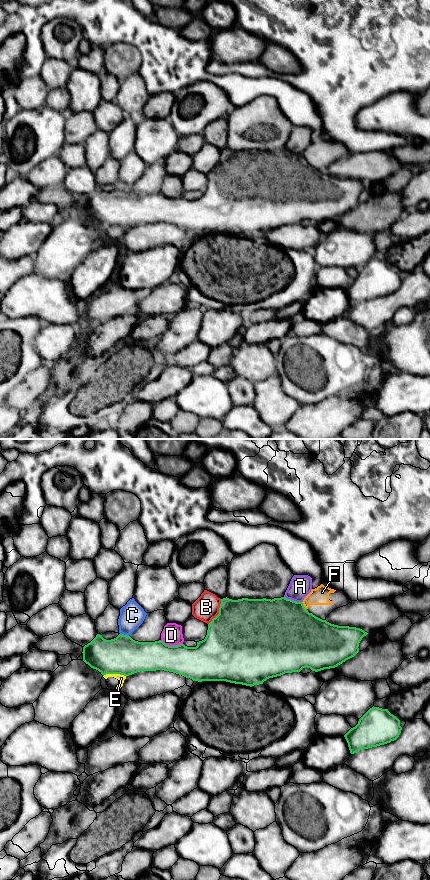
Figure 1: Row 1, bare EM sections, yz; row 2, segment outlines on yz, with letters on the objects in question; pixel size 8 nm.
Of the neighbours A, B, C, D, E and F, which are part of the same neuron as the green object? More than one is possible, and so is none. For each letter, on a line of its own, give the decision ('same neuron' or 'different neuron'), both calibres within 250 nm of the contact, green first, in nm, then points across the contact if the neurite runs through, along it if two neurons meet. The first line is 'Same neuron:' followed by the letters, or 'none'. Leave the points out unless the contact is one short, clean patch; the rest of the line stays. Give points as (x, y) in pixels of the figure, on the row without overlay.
Same neuron: none
A: different neuron; 500 nm thick on the green side, 180 nm on the other
B: different neuron; 500 nm thick on the green side, 200 nm on the other
C: different neuron; 300 nm thick on the green side, 200 nm on the other; border along yz (120, 185), (128, 187)
D: different neuron; 280 nm thick on the green side, 160 nm on the other; border along yz (160, 192), (169, 197), (179, 197), (182, 195)
E: different neuron; 300 nm thick on the green side, 60 nm on the other
F: different neuron; 500 nm thick on the green side, 140 nm on the other; border along yz (301, 154), (306, 161)

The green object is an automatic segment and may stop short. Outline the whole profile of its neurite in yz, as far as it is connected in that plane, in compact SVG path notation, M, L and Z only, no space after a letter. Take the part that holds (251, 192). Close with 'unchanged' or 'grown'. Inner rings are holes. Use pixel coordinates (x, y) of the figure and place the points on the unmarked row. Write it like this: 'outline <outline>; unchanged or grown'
outline M285 149L274 150L274 151L248 151L242 150L238 152L232 152L229 150L221 151L221 156L219 159L219 166L212 171L208 176L207 187L204 192L197 194L196 199L187 199L183 195L177 198L166 197L163 193L155 194L138 194L133 192L129 187L119 186L116 190L111 192L106 192L102 187L97 186L96 189L87 197L83 199L83 213L88 216L91 220L98 222L103 228L106 226L120 226L124 228L129 228L140 223L156 223L164 222L182 227L186 230L190 230L193 233L226 233L235 236L242 236L246 238L254 238L263 236L269 230L281 228L285 225L300 224L303 220L310 220L312 223L318 224L324 221L335 220L342 216L346 212L354 209L359 204L359 195L364 188L368 185L364 182L356 179L349 178L338 178L322 172L304 159L302 154L296 154Z; unchanged

